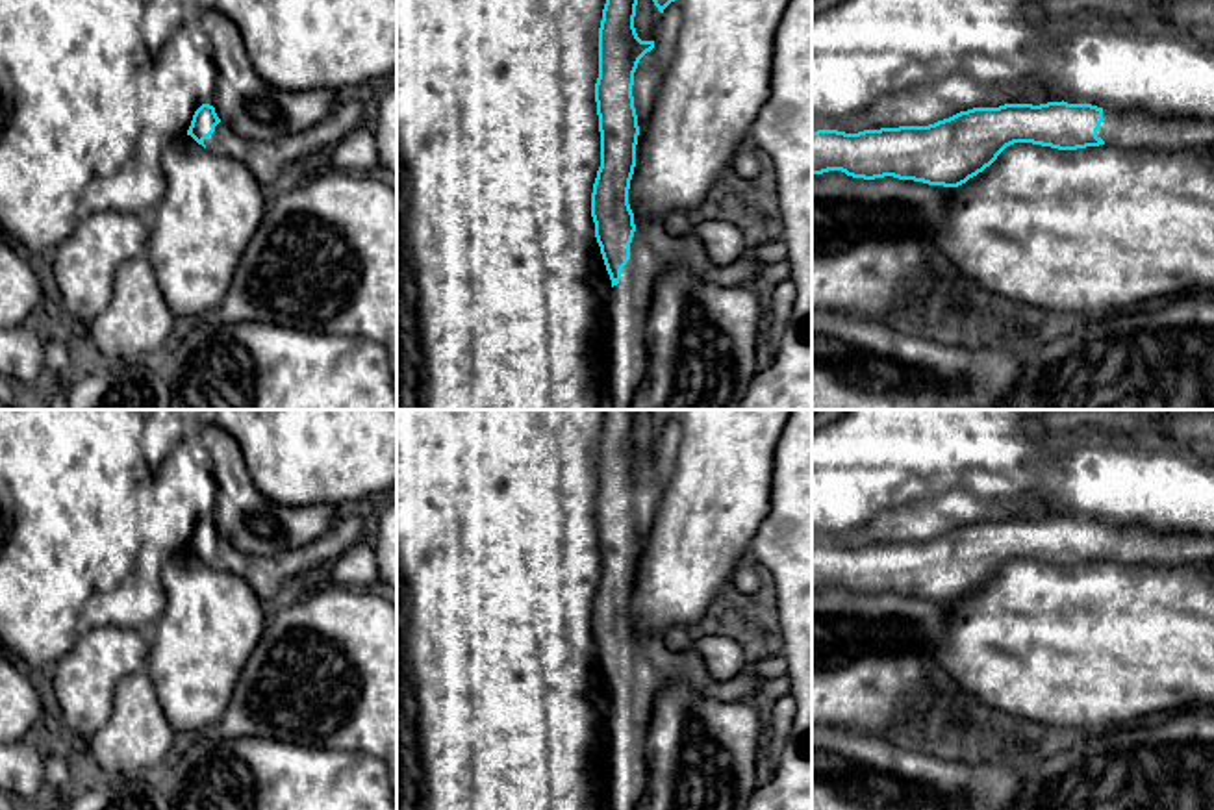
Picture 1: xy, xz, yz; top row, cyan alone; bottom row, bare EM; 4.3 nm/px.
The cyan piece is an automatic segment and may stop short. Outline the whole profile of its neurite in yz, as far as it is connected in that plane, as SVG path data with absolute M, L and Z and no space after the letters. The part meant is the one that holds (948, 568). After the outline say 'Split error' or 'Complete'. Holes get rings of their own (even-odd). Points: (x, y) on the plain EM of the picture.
M1047 517L973 523L929 541L899 541L845 549L812 547L812 591L841 586L853 593L875 595L893 591L929 601L958 602L990 582L1014 558L1032 558L1058 565L1110 560L1121 565L1197 567L1214 575L1214 532L1182 532L1153 528L1119 519Z. Split error

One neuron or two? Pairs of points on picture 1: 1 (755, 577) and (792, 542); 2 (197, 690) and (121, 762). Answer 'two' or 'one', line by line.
1: two
2: two

